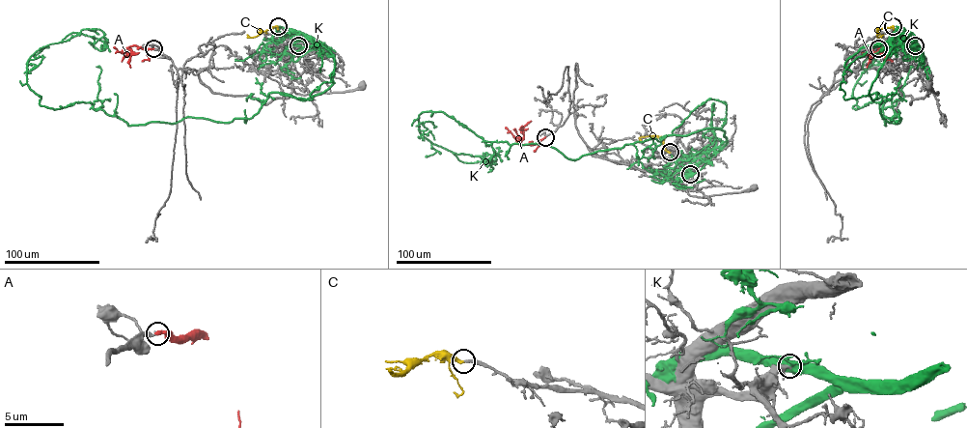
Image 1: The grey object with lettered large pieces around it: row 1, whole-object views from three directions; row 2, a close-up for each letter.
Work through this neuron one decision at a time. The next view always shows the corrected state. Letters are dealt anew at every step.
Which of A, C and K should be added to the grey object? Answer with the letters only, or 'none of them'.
C

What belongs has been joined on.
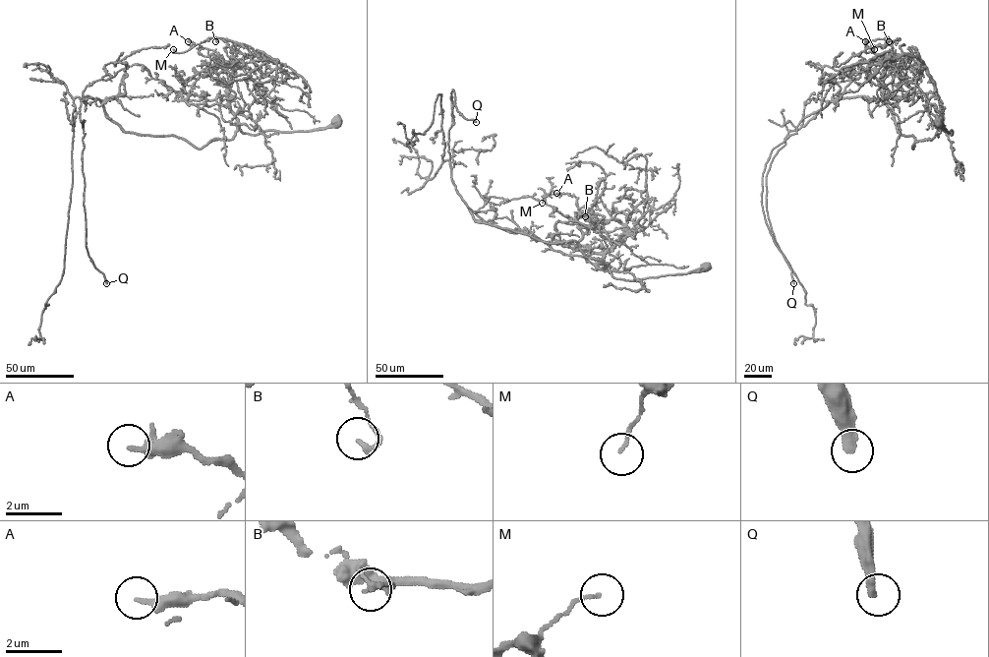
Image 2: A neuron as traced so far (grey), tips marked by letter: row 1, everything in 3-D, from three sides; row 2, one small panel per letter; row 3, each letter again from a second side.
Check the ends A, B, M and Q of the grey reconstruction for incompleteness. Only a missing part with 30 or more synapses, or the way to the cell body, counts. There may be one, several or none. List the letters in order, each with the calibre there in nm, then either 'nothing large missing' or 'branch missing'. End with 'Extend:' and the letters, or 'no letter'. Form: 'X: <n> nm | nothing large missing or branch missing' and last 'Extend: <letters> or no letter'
A: 180 nm | nothing large missing
B: 160 nm | nothing large missing
M: 100 nm | nothing large missing
Q: 360 nm | branch missing
Extend: Q

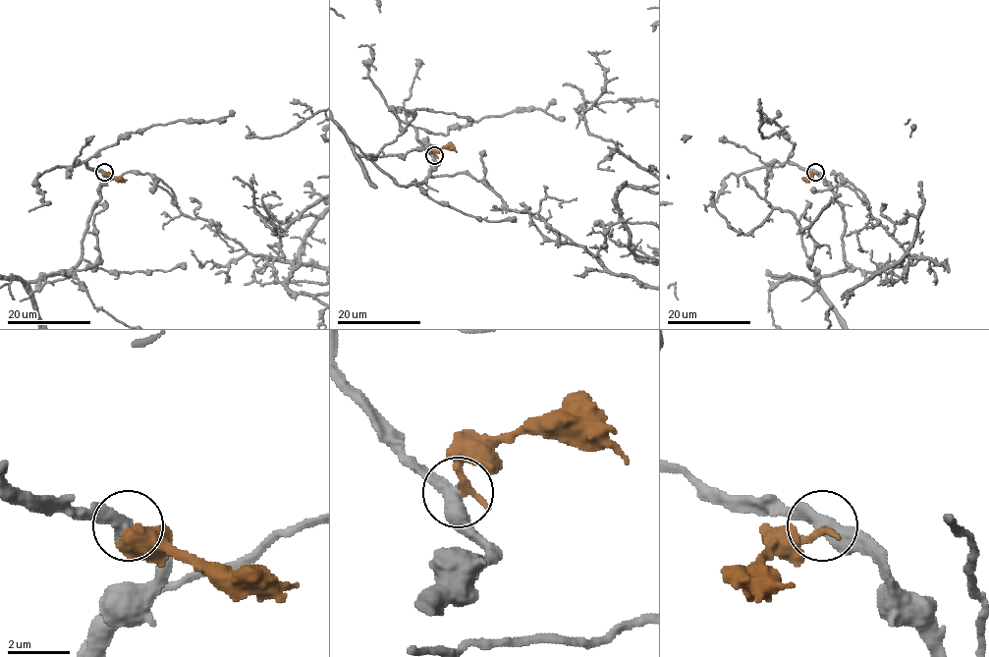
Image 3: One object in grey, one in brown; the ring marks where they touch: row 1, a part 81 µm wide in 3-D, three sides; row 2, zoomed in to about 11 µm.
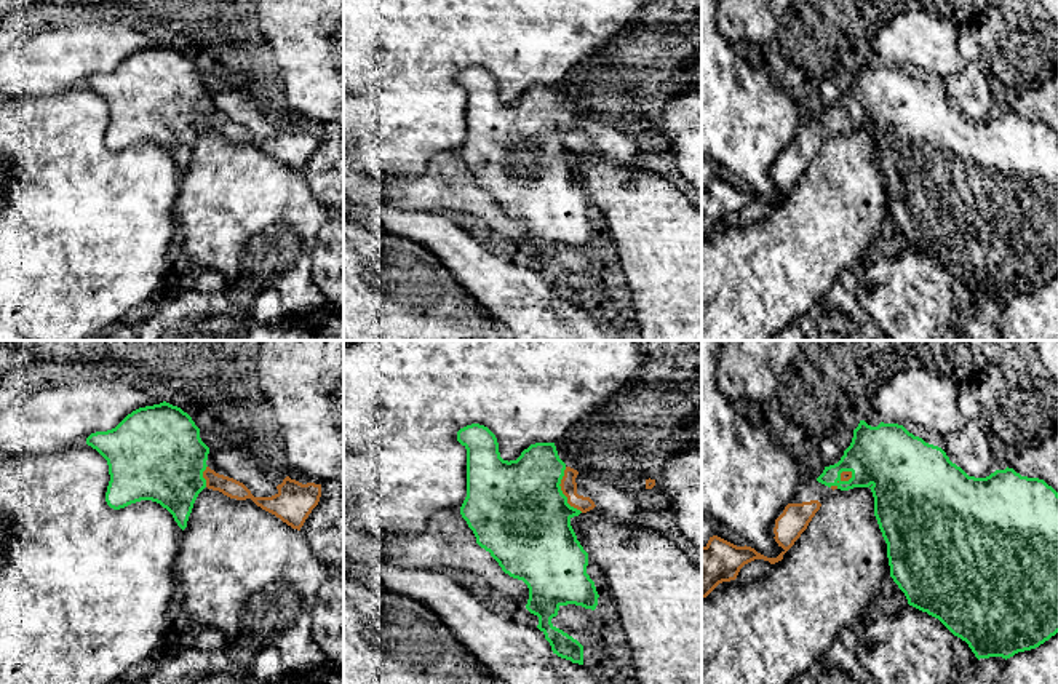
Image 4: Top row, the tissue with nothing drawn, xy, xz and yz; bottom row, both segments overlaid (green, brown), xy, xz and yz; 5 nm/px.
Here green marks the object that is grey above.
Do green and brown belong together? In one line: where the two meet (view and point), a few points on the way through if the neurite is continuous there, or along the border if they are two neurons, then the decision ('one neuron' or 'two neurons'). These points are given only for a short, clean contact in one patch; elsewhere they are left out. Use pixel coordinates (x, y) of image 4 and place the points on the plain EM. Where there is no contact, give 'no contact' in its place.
xz (561, 135) | across xz (517, 152), (539, 135), (561, 135), (568, 127) | one neuron

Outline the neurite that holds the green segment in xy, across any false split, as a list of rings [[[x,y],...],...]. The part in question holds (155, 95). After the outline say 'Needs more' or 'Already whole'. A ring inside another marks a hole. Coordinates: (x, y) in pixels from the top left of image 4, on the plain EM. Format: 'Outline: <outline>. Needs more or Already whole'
Outline: [[[166,43],[133,53],[112,72],[91,75],[86,86],[107,102],[110,123],[105,144],[113,152],[152,142],[166,150],[184,173],[193,145],[205,129],[237,142],[253,137],[243,125],[206,107],[209,89],[201,83],[200,70],[187,54]]]. Needs more

